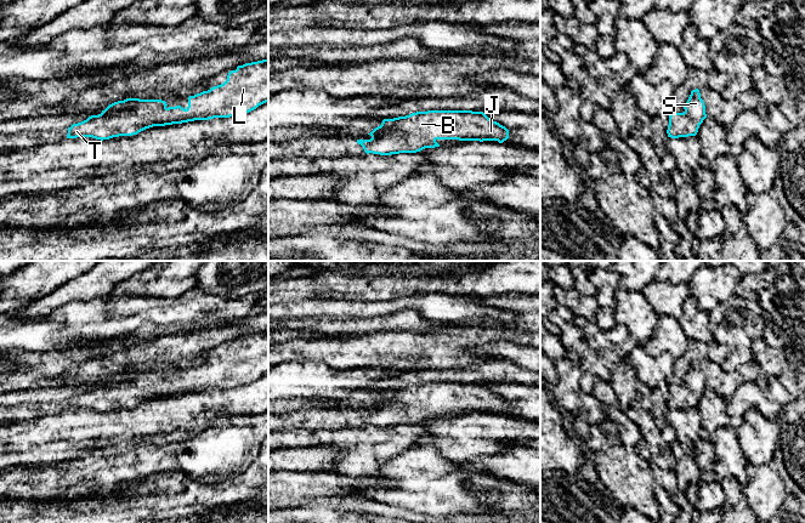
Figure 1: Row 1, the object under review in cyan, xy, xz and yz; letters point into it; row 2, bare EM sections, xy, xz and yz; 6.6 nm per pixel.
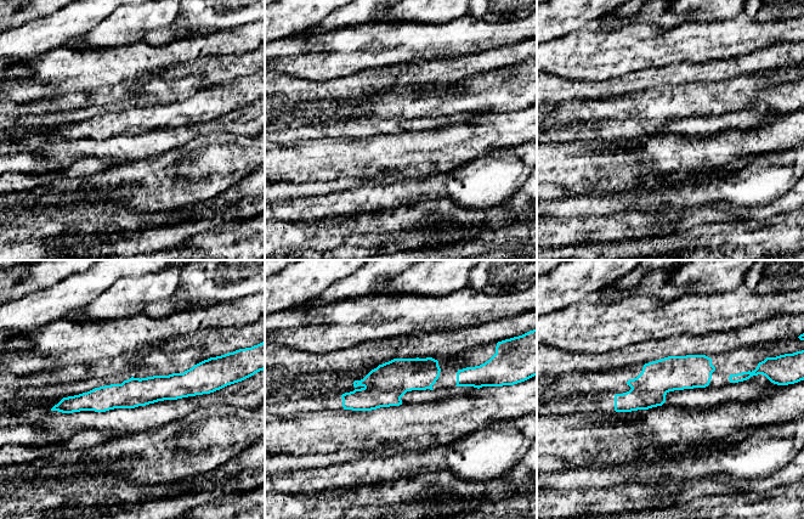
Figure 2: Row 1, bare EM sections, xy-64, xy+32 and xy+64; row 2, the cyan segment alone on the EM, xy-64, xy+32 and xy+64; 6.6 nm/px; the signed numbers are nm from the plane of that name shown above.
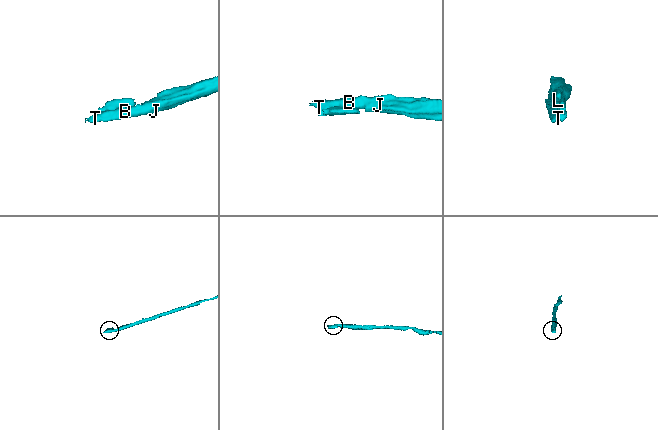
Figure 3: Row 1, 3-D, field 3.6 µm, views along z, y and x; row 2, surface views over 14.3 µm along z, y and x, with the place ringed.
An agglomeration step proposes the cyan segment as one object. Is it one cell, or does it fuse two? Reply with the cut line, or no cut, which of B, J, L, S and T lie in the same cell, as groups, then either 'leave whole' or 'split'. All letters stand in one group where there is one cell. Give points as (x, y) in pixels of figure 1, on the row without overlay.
cut none; groups B J L S T; leave whole

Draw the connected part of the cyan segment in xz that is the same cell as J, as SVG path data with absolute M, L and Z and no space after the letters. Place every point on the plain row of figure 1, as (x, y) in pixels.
M427 382L384 391L368 407L370 411L357 411L367 426L391 427L440 419L437 411L503 415L509 410L509 402L483 383Z

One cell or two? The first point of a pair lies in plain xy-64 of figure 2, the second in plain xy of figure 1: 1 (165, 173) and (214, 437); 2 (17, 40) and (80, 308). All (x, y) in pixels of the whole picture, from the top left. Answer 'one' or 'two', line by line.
1: one
2: two

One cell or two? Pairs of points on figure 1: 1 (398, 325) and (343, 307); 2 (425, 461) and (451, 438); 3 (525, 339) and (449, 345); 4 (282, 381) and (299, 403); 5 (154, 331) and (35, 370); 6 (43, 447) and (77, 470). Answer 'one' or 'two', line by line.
1: two
2: two
3: one
4: two
5: two
6: two

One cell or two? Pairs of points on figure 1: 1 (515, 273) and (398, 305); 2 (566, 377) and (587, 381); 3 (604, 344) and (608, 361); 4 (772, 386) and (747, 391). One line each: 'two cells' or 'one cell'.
1: two cells
2: two cells
3: two cells
4: one cell

